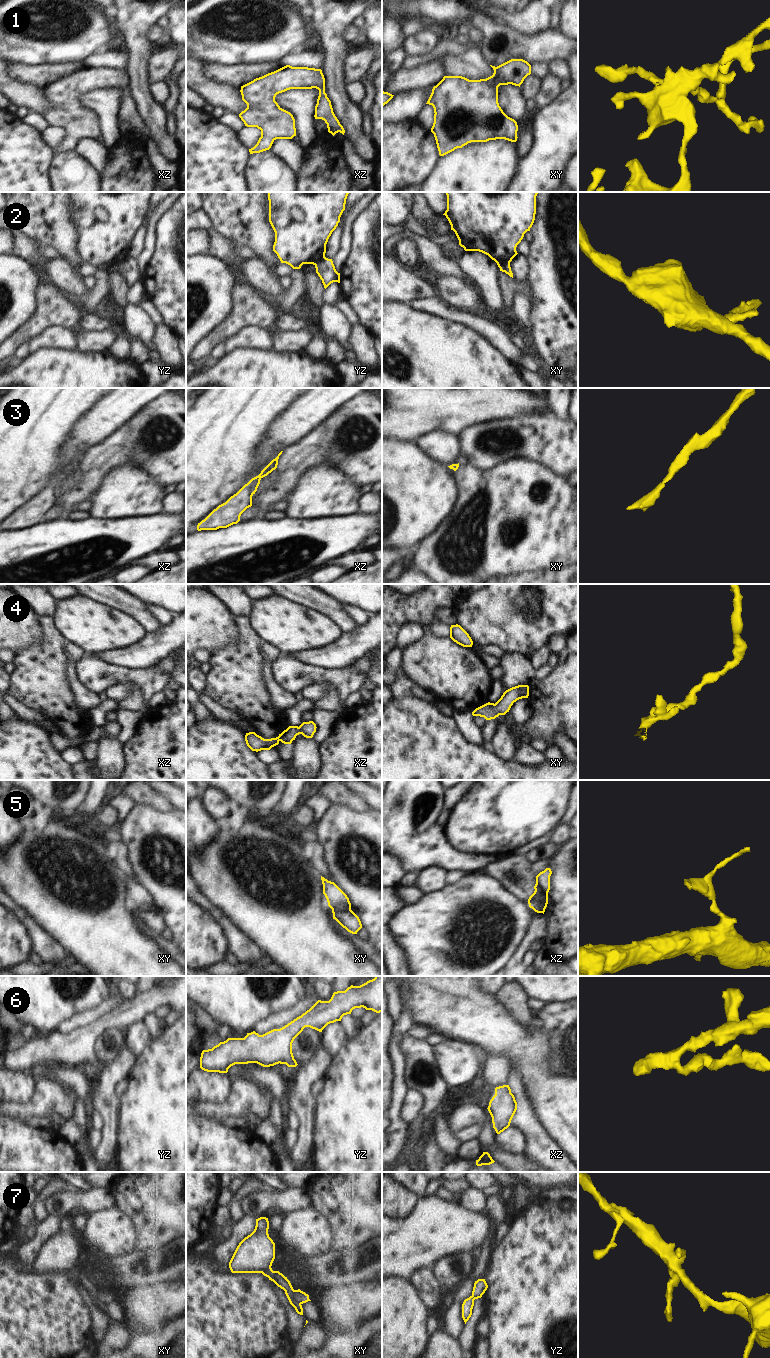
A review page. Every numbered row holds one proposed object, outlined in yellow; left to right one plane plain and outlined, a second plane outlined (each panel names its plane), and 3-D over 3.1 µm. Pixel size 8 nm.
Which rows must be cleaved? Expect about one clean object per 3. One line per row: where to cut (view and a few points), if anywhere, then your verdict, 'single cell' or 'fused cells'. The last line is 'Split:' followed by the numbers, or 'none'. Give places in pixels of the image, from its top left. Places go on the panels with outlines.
1: no cut; single cell
2: cut in xy along (509, 261), (499, 267); fused cells
3: no cut; single cell
4: no cut; single cell
5: cut in xz along (536, 883), (543, 893), (543, 899), (539, 903); fused cells
6: no cut; single cell
7: cut in xy along (285, 1292), (300, 1304); fused cells
Split: 2, 5, 7

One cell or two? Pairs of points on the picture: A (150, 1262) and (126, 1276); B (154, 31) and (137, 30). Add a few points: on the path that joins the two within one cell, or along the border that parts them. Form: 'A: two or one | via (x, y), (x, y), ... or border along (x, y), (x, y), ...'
A: one | via (148, 1269), (147, 1271), (133, 1271)
B: two | border along (154, 23), (148, 31), (148, 39), (152, 43)

